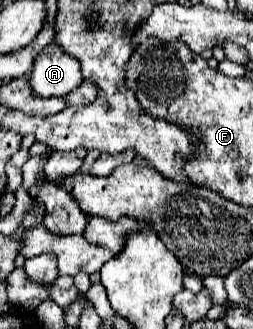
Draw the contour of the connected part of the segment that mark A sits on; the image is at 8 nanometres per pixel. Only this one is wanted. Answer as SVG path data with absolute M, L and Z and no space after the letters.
M52 43L48 45L48 49L34 57L34 65L28 73L28 79L34 95L60 97L76 89L84 77L80 73L80 63Z

